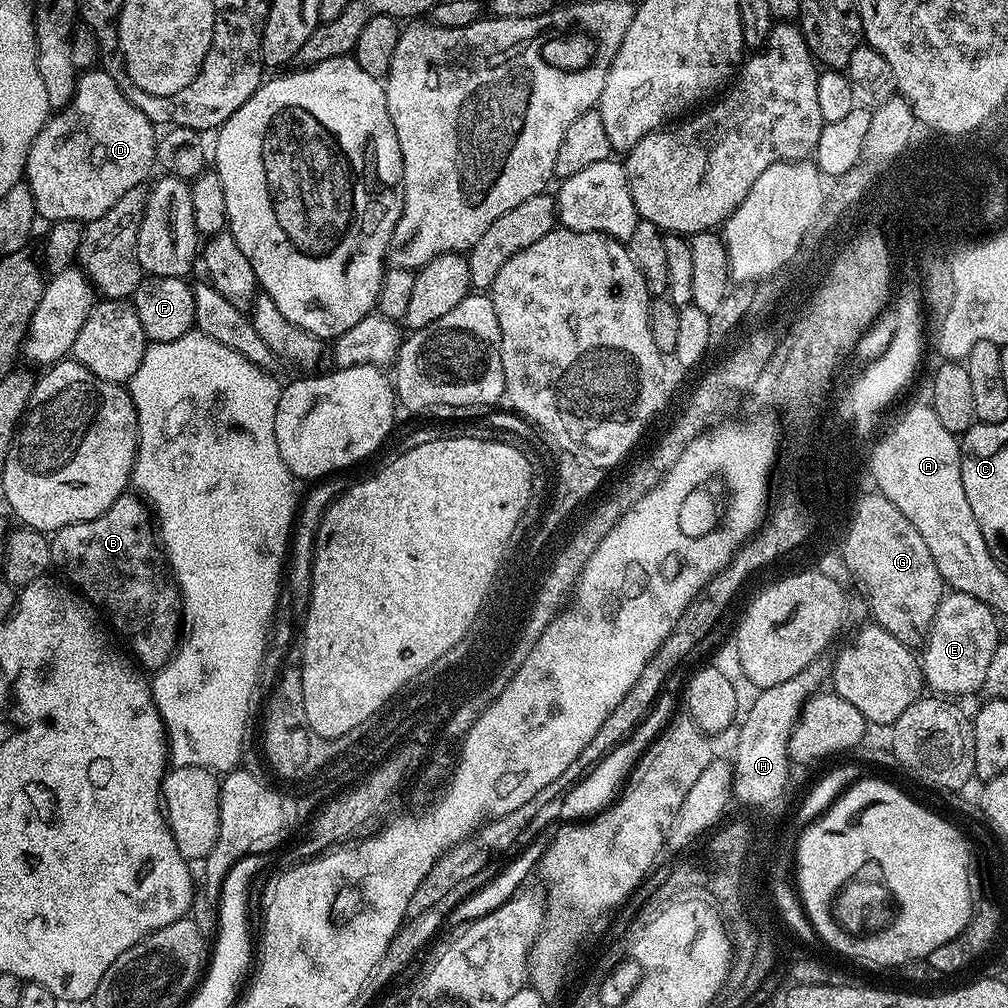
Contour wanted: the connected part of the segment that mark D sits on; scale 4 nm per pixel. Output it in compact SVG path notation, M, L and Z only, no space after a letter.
M84 70L79 73L74 98L62 109L49 115L44 129L30 146L24 176L34 194L36 211L48 222L58 220L79 220L87 222L102 218L114 202L118 202L130 190L141 187L144 179L157 163L157 129L144 111L118 86L110 73L103 70Z

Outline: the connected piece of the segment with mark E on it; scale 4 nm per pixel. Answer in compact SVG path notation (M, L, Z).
M949 591L945 595L934 614L934 622L930 626L922 645L922 655L919 657L920 671L924 674L925 685L933 693L944 698L960 698L956 696L968 696L971 692L979 693L983 689L986 669L990 667L990 658L994 658L994 650L1002 639L996 620L998 621L997 613L970 594Z

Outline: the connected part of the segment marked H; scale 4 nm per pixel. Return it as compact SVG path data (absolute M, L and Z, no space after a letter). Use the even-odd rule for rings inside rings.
M823 659L815 660L806 670L778 682L778 686L761 688L755 694L752 705L743 709L736 732L736 760L732 766L732 794L740 793L744 800L781 799L784 787L788 784L788 739L794 730L796 720L811 696L825 687L830 676L830 668Z

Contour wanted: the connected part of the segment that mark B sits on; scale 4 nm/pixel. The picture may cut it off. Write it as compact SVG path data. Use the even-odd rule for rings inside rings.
M139 495L119 496L110 510L98 514L98 518L93 520L83 520L60 529L51 537L50 543L52 563L57 569L60 567L64 571L63 579L79 589L103 615L105 612L112 619L113 626L128 639L133 652L131 655L149 670L162 667L176 651L182 635L182 601L179 591L166 575L162 552L158 547L158 536L154 531L154 517Z

